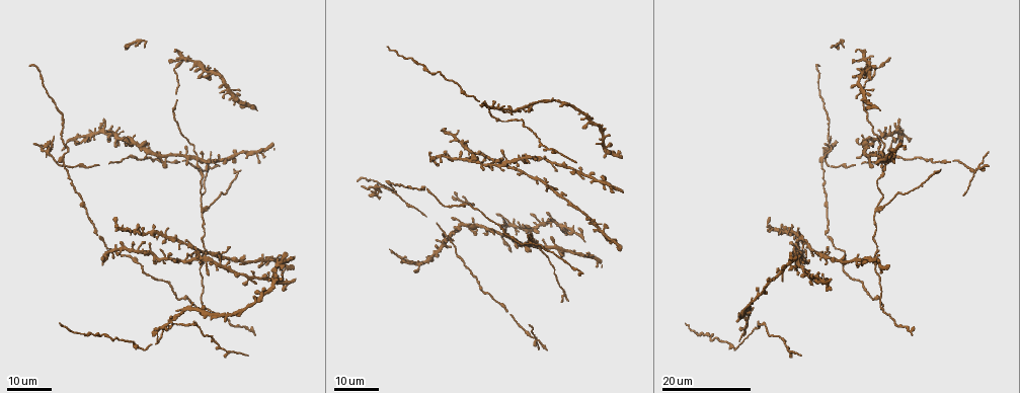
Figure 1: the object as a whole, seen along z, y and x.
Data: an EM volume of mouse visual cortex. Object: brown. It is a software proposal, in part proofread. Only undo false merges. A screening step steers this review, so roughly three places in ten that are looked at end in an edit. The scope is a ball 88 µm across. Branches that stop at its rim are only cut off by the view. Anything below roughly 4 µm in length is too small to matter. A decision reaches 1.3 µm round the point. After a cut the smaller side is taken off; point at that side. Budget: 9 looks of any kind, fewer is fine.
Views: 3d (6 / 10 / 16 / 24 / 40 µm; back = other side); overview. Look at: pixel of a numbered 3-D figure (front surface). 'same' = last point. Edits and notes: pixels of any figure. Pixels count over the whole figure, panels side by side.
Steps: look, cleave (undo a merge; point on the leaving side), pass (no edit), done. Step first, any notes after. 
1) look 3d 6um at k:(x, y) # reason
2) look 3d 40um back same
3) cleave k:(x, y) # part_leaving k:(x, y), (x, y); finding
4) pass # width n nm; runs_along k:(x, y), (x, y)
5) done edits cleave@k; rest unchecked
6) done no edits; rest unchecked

look 3d 16um at 1:(528, 243) # a fork

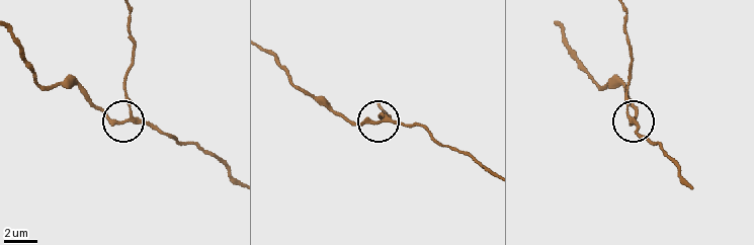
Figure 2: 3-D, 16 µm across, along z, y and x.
look 3d 10um at 2:(630, 118)

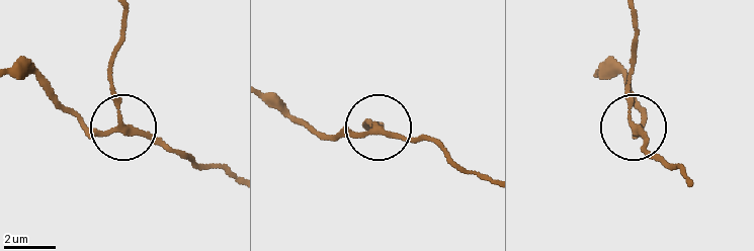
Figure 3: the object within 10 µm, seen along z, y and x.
pass # runs_along 3:(597, 74), (625, 81), (641, 108), (636, 129), (647, 157); all the same cell

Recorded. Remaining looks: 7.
look 3d 16um at 1:(112, 340) # thick turns thin

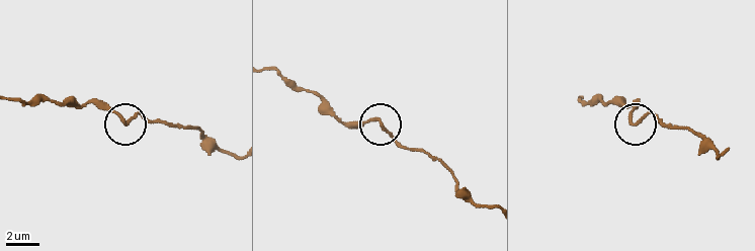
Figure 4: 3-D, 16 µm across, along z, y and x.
look 3d 10um at 4:(631, 119)

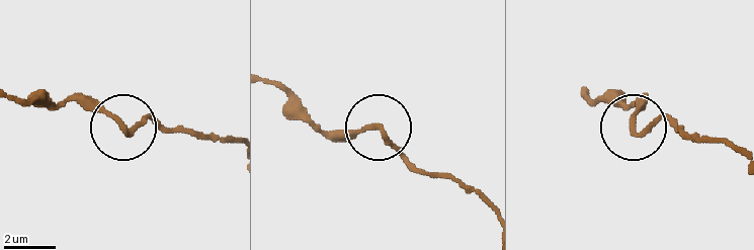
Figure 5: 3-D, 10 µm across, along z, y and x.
cleave 5:(71, 99) # part_leaving 5:(103, 110), (73, 100), (47, 104), (13, 97); a second cell is stuck on

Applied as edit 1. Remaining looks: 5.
look overview # redraw

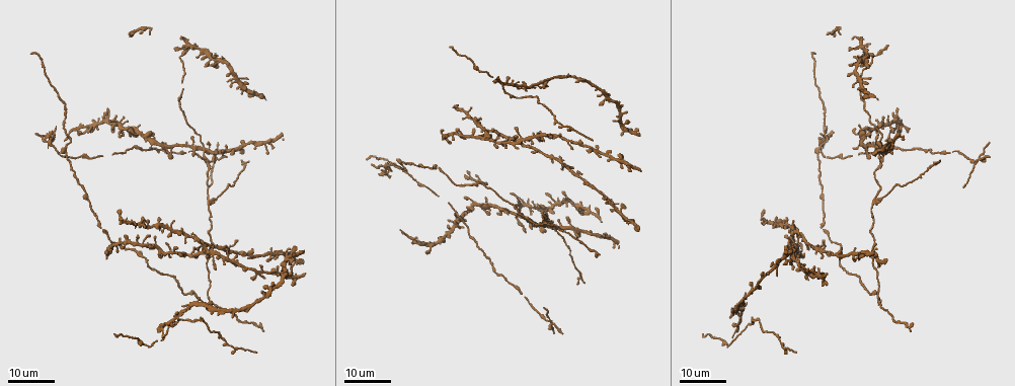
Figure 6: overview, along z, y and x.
look 3d 24um at 6:(738, 329) # three-way junction

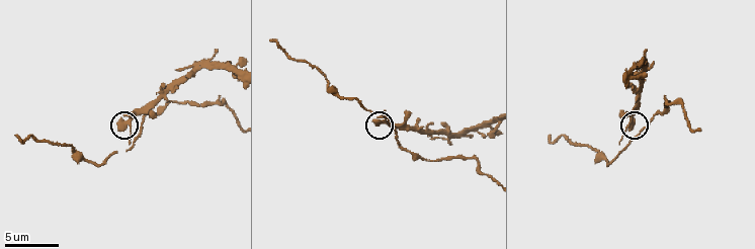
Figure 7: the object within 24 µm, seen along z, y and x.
look 3d 10um at 7:(382, 120)

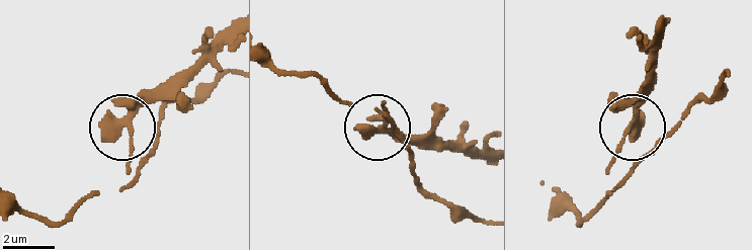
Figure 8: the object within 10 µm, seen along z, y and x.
pass # width 300 nm; runs_along 8:(664, 18), (649, 94), (610, 166), (618, 183); one cell here

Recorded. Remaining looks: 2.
look 3d 16um at 6:(505, 142) # looks like a crossing

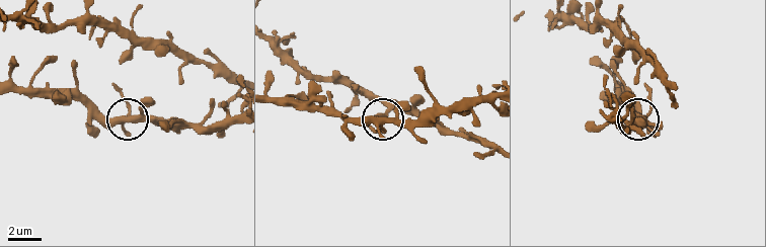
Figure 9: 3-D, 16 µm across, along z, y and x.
look 3d 10um same

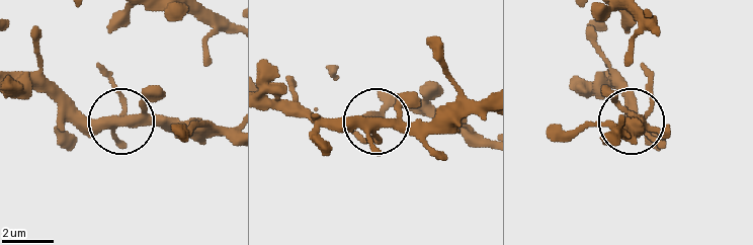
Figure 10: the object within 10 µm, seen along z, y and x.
pass # side_arm 45 um; one cell here

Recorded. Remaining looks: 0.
done edits cleave@5; rest unchecked

